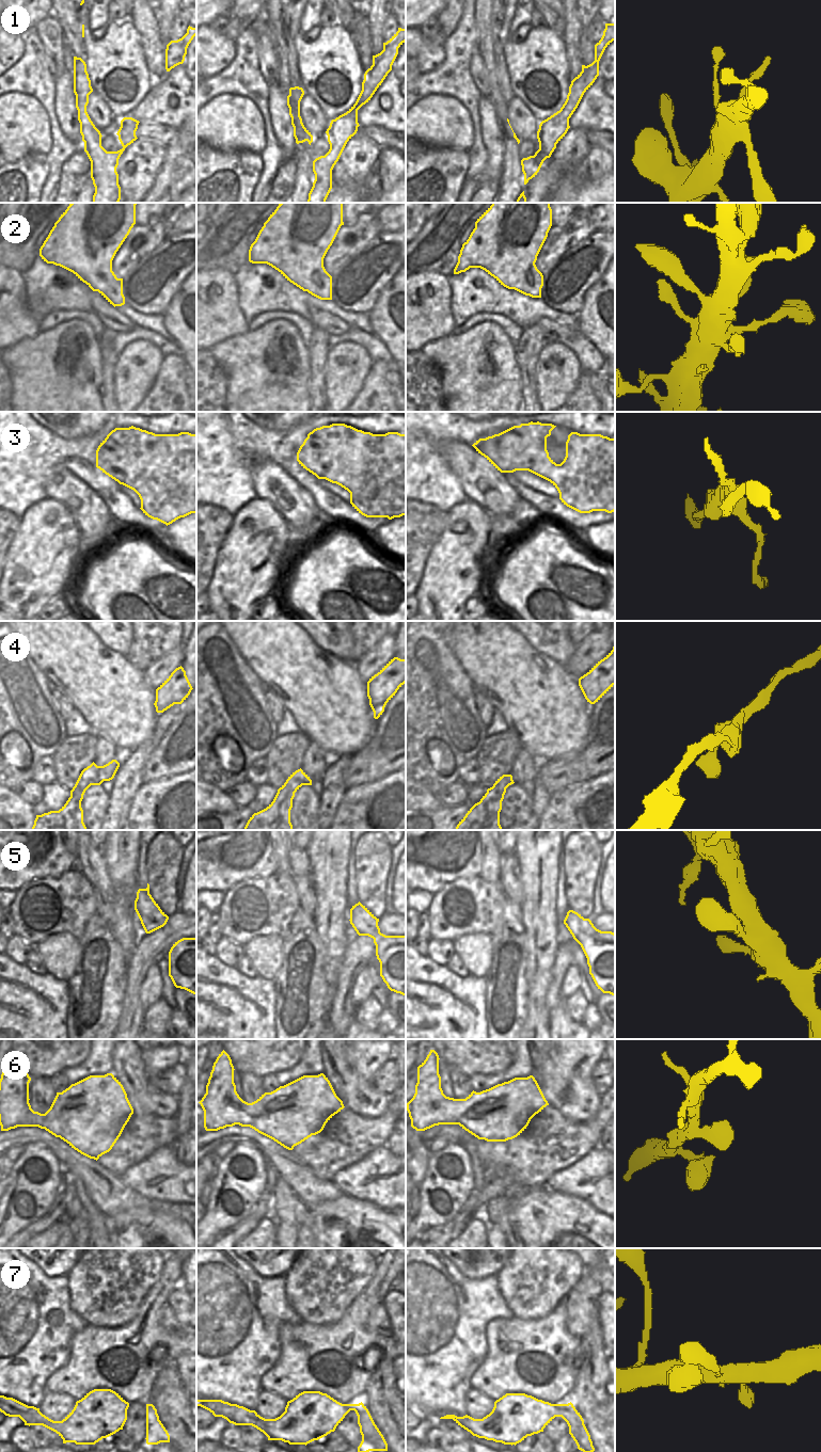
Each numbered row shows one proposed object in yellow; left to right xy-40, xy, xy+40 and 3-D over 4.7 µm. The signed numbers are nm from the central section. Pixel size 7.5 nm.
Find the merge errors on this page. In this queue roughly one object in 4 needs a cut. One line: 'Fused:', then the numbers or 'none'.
Fused: 3.

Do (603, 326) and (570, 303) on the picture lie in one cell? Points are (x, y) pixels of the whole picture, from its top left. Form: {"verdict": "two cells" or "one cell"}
{"verdict": "two cells"}

